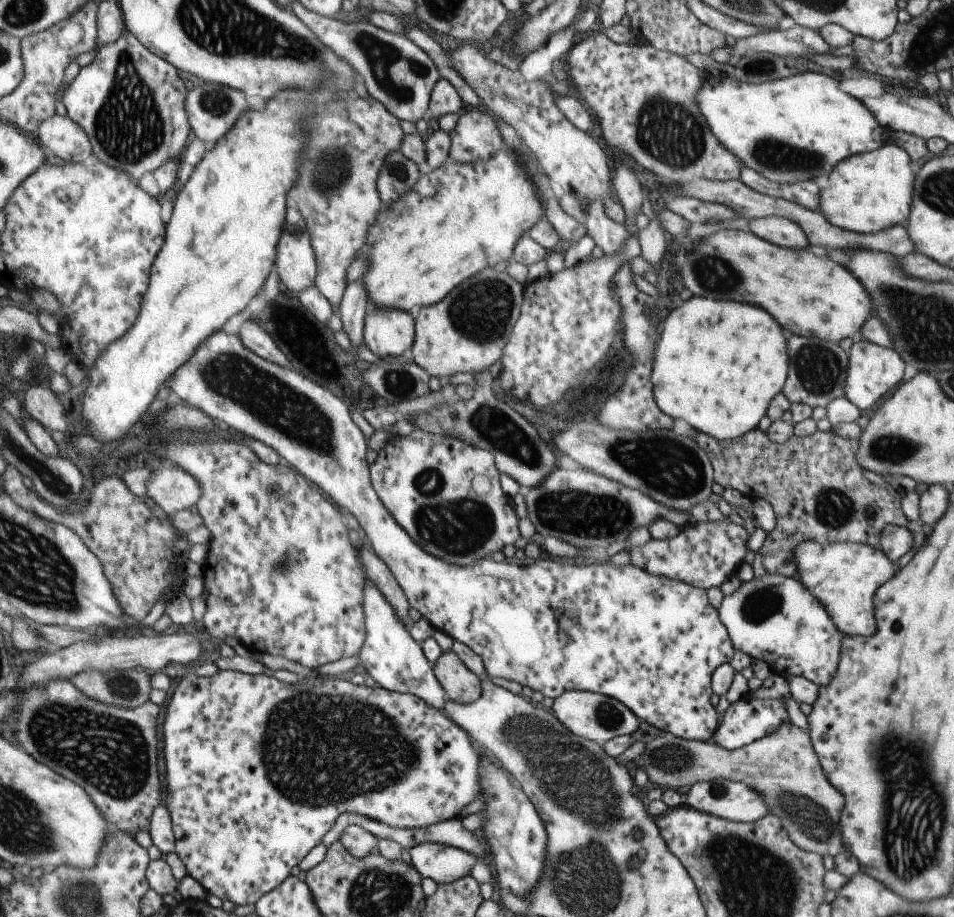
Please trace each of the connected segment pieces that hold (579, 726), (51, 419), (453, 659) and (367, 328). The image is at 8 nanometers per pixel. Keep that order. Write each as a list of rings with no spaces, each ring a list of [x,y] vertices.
[[[567,691],[560,694],[559,698],[554,699],[554,704],[550,710],[572,734],[602,744],[614,737],[631,736],[640,728],[640,720],[627,706],[624,706],[616,698],[610,698],[596,692]]]
[[[27,385],[24,393],[24,408],[28,416],[39,422],[40,426],[44,426],[46,431],[67,434],[68,417],[62,402],[51,388]]]
[[[452,650],[442,653],[433,671],[449,700],[470,704],[480,698],[482,678],[474,674]]]
[[[368,306],[364,316],[364,342],[376,356],[409,355],[410,348],[415,340],[415,320],[410,313],[396,308],[376,308]]]

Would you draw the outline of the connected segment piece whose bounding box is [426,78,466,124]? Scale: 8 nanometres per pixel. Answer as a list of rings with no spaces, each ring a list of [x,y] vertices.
[[[440,78],[431,92],[426,118],[434,124],[444,114],[459,114],[466,108],[456,88],[447,80]]]

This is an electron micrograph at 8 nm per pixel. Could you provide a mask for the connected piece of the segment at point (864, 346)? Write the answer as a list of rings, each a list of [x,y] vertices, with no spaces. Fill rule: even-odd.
[[[864,339],[855,340],[850,350],[845,397],[860,410],[877,407],[882,398],[888,396],[890,390],[894,391],[903,381],[906,365],[898,351],[893,348],[884,348]]]

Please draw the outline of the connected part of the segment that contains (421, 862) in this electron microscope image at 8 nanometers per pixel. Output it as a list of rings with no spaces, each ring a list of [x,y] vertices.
[[[422,843],[409,850],[412,866],[424,878],[439,884],[456,882],[471,874],[478,857],[466,850],[438,843]]]

